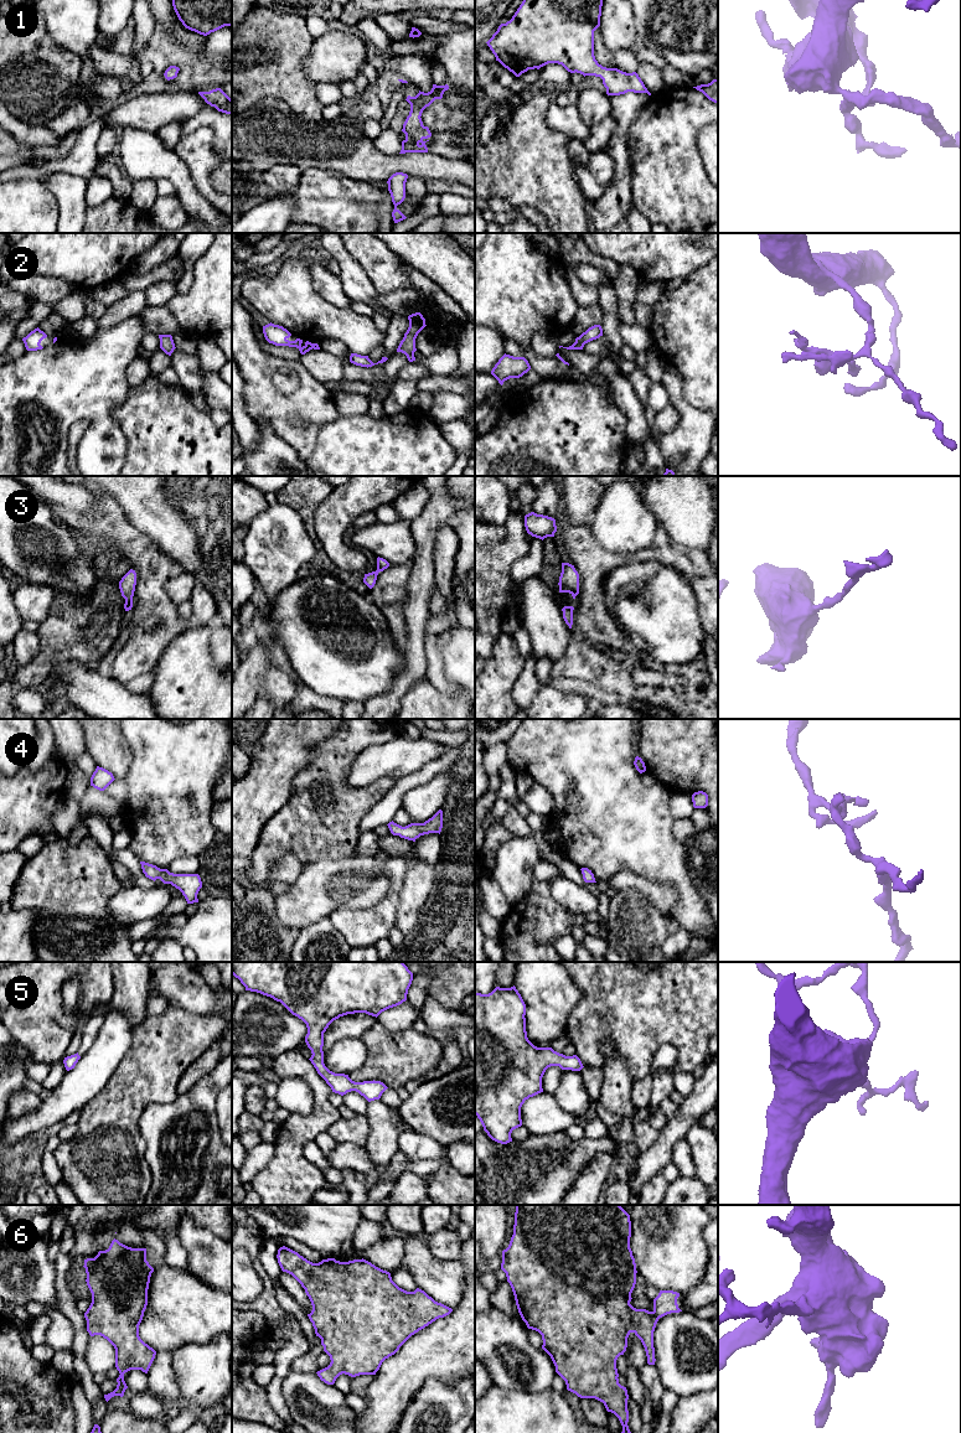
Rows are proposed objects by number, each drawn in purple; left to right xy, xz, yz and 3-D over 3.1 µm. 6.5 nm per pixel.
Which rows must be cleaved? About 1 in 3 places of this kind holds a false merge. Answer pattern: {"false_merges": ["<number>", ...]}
{"false_merges": []}

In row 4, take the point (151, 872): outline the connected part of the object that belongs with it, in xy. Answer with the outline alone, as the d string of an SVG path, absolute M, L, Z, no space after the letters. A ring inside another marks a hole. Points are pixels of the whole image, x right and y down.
M140 862L140 864L146 878L154 881L160 879L164 884L171 884L182 893L187 904L198 902L197 894L202 888L198 874L174 874L145 862Z

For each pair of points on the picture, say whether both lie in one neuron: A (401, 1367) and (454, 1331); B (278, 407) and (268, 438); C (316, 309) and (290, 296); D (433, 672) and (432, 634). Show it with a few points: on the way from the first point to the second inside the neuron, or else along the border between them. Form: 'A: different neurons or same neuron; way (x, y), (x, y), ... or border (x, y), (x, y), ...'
A: same neuron; way (414, 1362), (422, 1356), (433, 1353), (440, 1345)
B: different neurons; border (257, 420), (263, 420), (292, 448)
C: same neuron; way (310, 309), (303, 309), (296, 303)
D: same neuron; way (433, 662), (432, 643)

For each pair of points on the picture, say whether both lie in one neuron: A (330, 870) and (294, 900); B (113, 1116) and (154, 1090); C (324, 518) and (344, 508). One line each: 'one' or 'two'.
A: one
B: one
C: one

